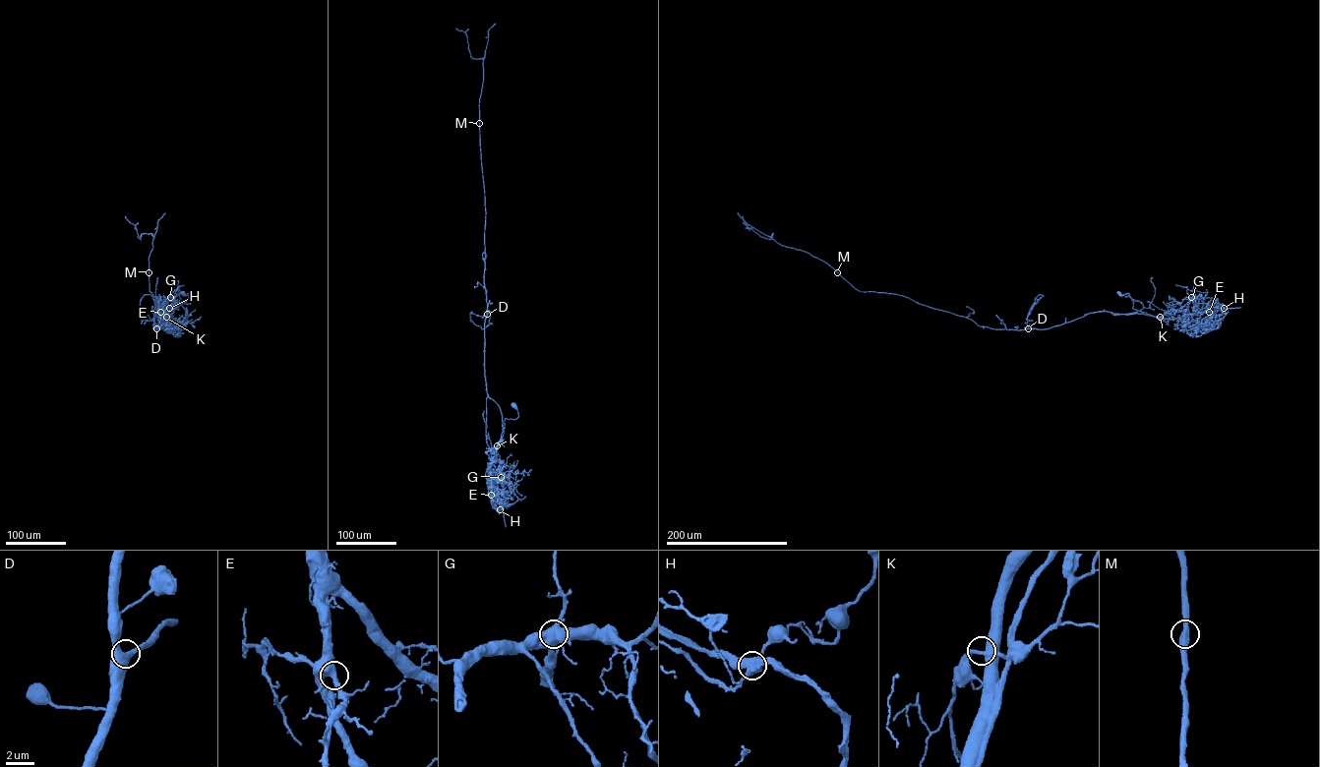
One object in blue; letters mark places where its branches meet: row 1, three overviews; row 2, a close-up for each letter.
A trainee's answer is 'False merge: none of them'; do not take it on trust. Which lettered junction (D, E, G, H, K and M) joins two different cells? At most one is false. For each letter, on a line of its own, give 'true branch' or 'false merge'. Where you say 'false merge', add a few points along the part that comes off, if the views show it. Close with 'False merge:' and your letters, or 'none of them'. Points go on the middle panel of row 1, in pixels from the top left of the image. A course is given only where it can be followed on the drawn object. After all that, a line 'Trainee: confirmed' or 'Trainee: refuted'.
D: true branch
E: true branch
G: true branch
H: false merge; foreign part runs (500, 509), (494, 505), (488, 493), (487, 476), (490, 470), (492, 472)
K: true branch
M: true branch
False merge: H
Trainee: refuted

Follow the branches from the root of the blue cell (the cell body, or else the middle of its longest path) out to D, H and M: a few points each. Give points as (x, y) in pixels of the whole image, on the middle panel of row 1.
D: (513, 405), (518, 417), (505, 419), (498, 445), (502, 413), (487, 392), (485, 374), (487, 314)
H: (513, 405), (518, 417), (505, 419), (504, 435), (489, 470), (491, 502), (500, 509)
M: (513, 405), (518, 417), (505, 419), (498, 445), (502, 413), (487, 392), (485, 374), (485, 210), (479, 123)

